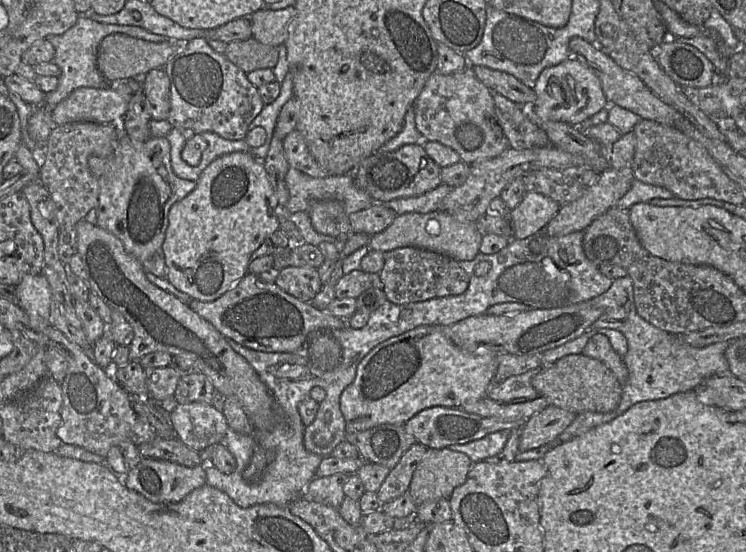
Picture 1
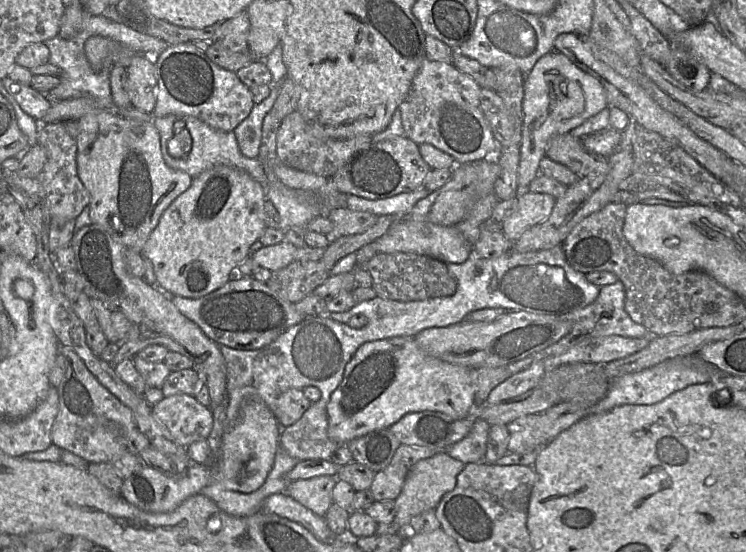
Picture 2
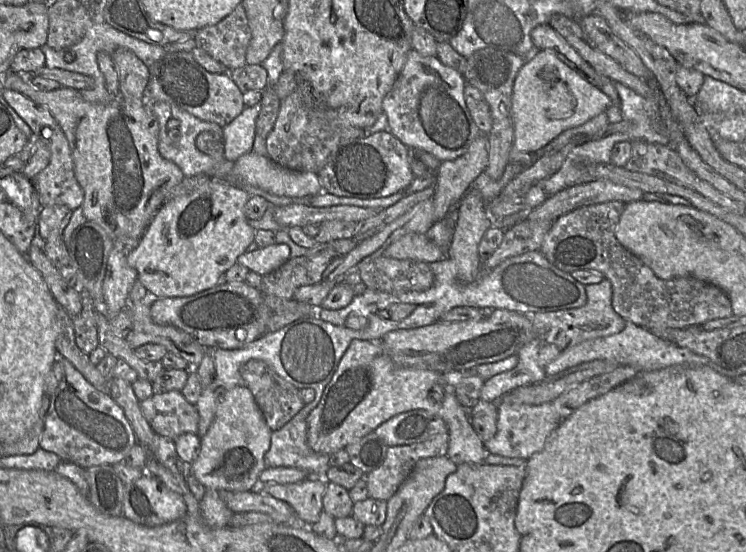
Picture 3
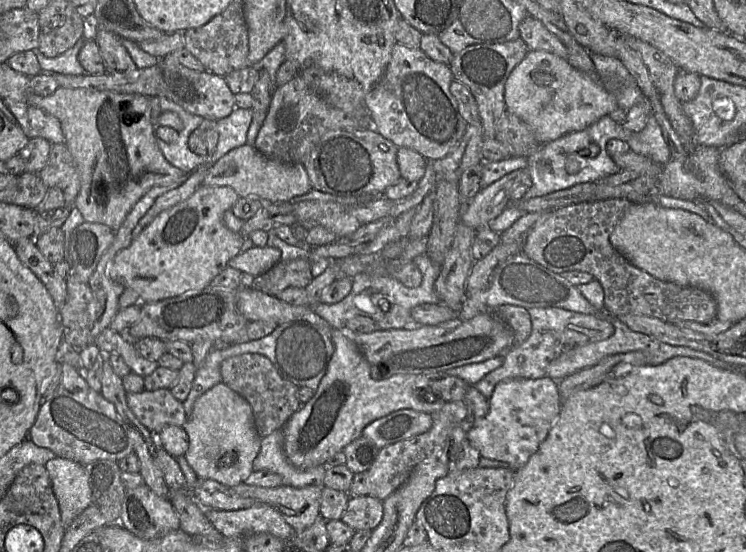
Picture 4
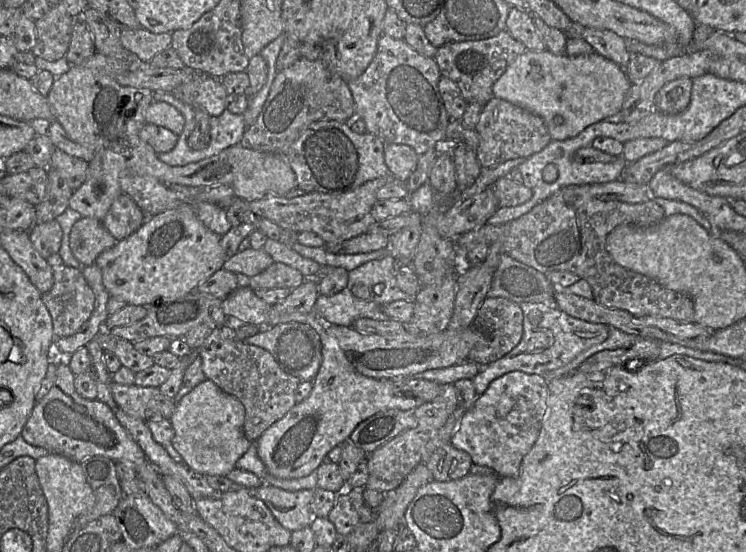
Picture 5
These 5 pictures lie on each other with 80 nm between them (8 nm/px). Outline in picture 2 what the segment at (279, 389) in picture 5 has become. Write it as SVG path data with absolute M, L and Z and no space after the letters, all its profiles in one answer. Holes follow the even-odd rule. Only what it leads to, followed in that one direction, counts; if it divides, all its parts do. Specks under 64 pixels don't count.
M291 388L274 400L272 412L279 425L284 428L297 422L311 404L301 389Z

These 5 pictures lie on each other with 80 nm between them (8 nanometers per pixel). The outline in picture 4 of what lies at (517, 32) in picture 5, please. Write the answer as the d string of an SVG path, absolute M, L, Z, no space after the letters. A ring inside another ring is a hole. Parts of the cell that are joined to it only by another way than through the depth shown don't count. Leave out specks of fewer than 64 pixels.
M528 15L519 25L520 38L530 50L543 50L568 61L568 49L543 23Z

